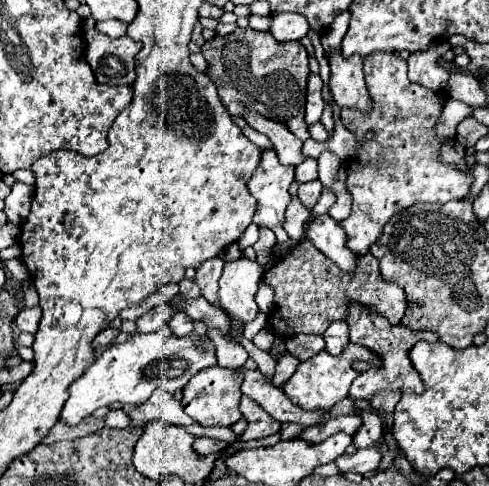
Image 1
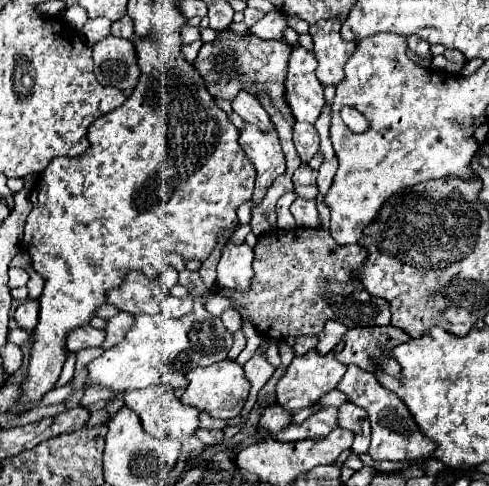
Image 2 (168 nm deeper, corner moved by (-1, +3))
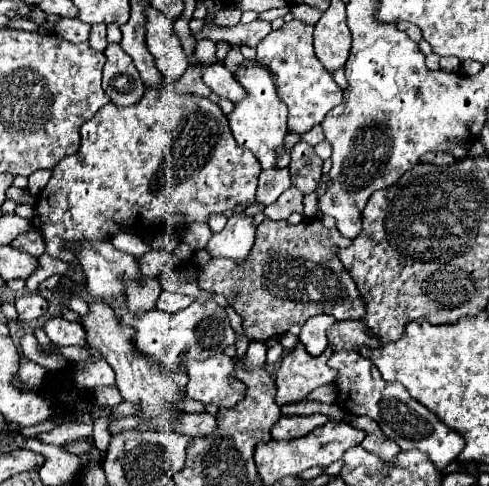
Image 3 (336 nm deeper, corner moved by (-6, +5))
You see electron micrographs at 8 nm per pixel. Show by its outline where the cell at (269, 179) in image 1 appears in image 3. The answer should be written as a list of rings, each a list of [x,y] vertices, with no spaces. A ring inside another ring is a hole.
[[[238,67],[234,73],[236,81],[246,89],[246,97],[234,103],[234,111],[228,115],[228,127],[236,139],[236,143],[240,147],[250,149],[256,159],[260,161],[260,165],[264,169],[274,167],[278,155],[276,155],[276,147],[284,143],[284,137],[288,135],[286,129],[286,105],[280,101],[278,93],[276,93],[276,85],[270,77],[270,73],[266,69],[258,69],[258,67]]]

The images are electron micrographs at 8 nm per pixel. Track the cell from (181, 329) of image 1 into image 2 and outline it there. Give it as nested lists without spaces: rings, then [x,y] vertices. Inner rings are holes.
[[[169,297],[161,303],[161,311],[167,313],[169,317],[173,319],[179,319],[179,317],[185,317],[193,311],[193,299],[191,297],[185,297],[185,299],[177,299],[177,297]]]

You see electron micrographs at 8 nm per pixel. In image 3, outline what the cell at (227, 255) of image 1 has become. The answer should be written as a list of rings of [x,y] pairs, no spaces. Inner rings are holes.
[[[290,185],[272,205],[264,209],[268,219],[288,219],[290,213],[302,213],[302,191]]]

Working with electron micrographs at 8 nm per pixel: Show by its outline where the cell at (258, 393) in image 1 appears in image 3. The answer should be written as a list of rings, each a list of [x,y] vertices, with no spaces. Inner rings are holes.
[[[350,417],[350,423],[358,429],[364,429],[366,431],[366,439],[362,441],[362,447],[374,455],[380,455],[384,459],[390,459],[390,457],[396,457],[400,447],[394,445],[394,441],[390,441],[390,437],[386,437],[382,433],[382,429],[378,427],[376,421],[368,419],[368,417]]]

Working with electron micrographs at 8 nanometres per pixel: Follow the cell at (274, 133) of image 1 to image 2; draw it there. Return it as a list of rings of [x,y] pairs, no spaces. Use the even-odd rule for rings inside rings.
[[[241,93],[241,95],[237,95],[237,99],[231,103],[233,105],[233,111],[245,121],[245,123],[253,123],[253,125],[257,125],[261,131],[269,131],[271,129],[271,117],[269,117],[269,113],[261,107],[261,103],[253,97],[253,95],[249,95],[249,93]]]

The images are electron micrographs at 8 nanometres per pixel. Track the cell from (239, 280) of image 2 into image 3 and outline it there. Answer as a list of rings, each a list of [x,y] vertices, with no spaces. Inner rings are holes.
[[[234,213],[232,217],[228,217],[226,227],[210,237],[206,251],[210,253],[210,257],[228,257],[232,261],[244,261],[254,245],[254,233],[256,227],[252,223],[252,217]]]

